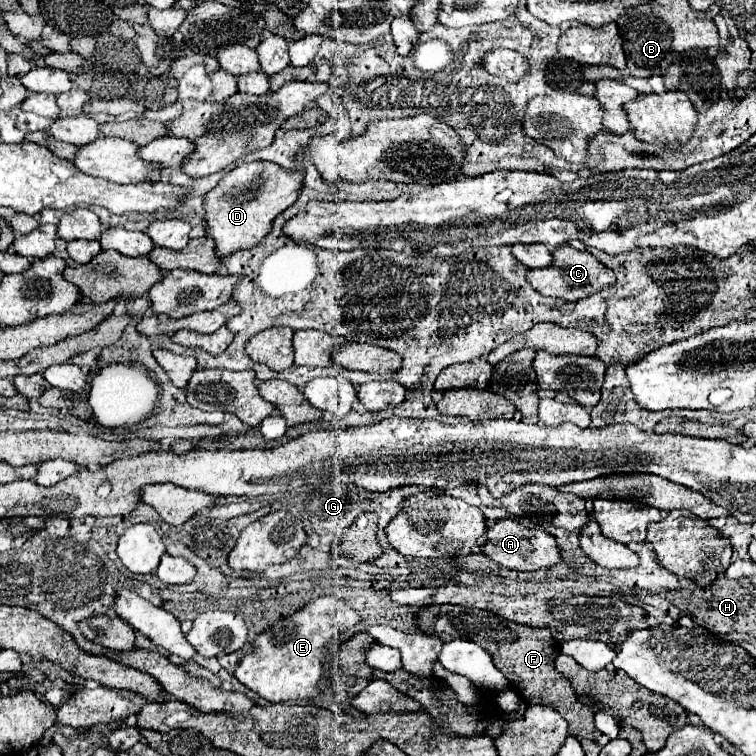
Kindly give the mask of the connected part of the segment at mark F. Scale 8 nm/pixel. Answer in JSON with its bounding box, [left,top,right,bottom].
[416,605,600,741]

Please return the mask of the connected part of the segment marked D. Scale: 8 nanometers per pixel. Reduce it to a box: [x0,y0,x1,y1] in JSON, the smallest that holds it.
[204,161,302,257]

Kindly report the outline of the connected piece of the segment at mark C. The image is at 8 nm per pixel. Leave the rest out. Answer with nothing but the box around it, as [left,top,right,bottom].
[526,245,616,301]

